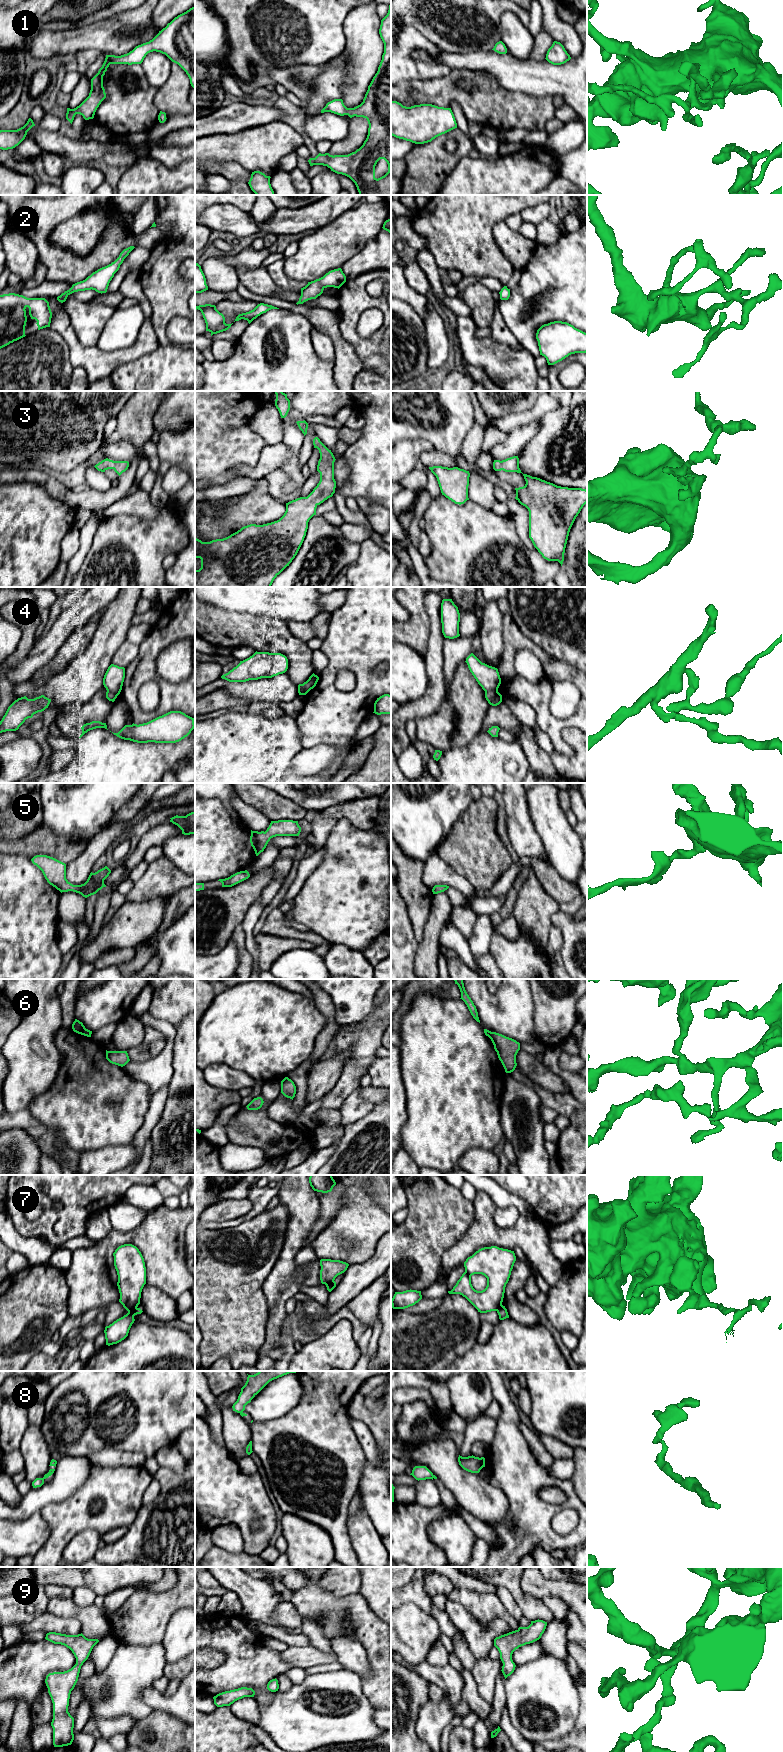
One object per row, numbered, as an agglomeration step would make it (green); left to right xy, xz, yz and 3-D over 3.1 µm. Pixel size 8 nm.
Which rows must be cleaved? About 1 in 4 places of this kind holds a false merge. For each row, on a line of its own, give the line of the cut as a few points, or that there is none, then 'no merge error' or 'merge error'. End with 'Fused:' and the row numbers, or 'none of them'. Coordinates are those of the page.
1: no cut | no merge error
2: no cut | no merge error
3: no cut | no merge error
4: no cut | no merge error
5: no cut | no merge error
6: yz (491, 1032), (488, 1036) | merge error
7: xy (136, 1307), (128, 1311) | merge error
8: no cut | no merge error
9: no cut | no merge error
Fused: 6, 7

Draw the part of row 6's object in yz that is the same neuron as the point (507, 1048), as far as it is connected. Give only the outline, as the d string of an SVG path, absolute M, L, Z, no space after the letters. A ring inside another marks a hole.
M491 1032L489 1038L494 1045L494 1049L497 1052L505 1072L513 1072L517 1066L516 1055L520 1050L520 1043L496 1032Z

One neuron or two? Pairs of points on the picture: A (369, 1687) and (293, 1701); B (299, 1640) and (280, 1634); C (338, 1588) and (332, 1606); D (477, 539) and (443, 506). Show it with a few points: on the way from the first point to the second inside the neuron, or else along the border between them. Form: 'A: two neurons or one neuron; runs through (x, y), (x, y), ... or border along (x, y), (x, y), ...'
A: two neurons; border along (360, 1676), (362, 1691), (374, 1707)
B: one neuron; runs through (294, 1640), (285, 1637)
C: two neurons; border along (315, 1583), (335, 1595), (358, 1593)
D: one neuron; runs through (469, 530), (452, 515)

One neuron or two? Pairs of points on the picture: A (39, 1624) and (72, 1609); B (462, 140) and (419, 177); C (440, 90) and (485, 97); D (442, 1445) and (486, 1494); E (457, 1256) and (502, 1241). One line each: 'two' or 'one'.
A: two
B: one
C: one
D: one
E: one

